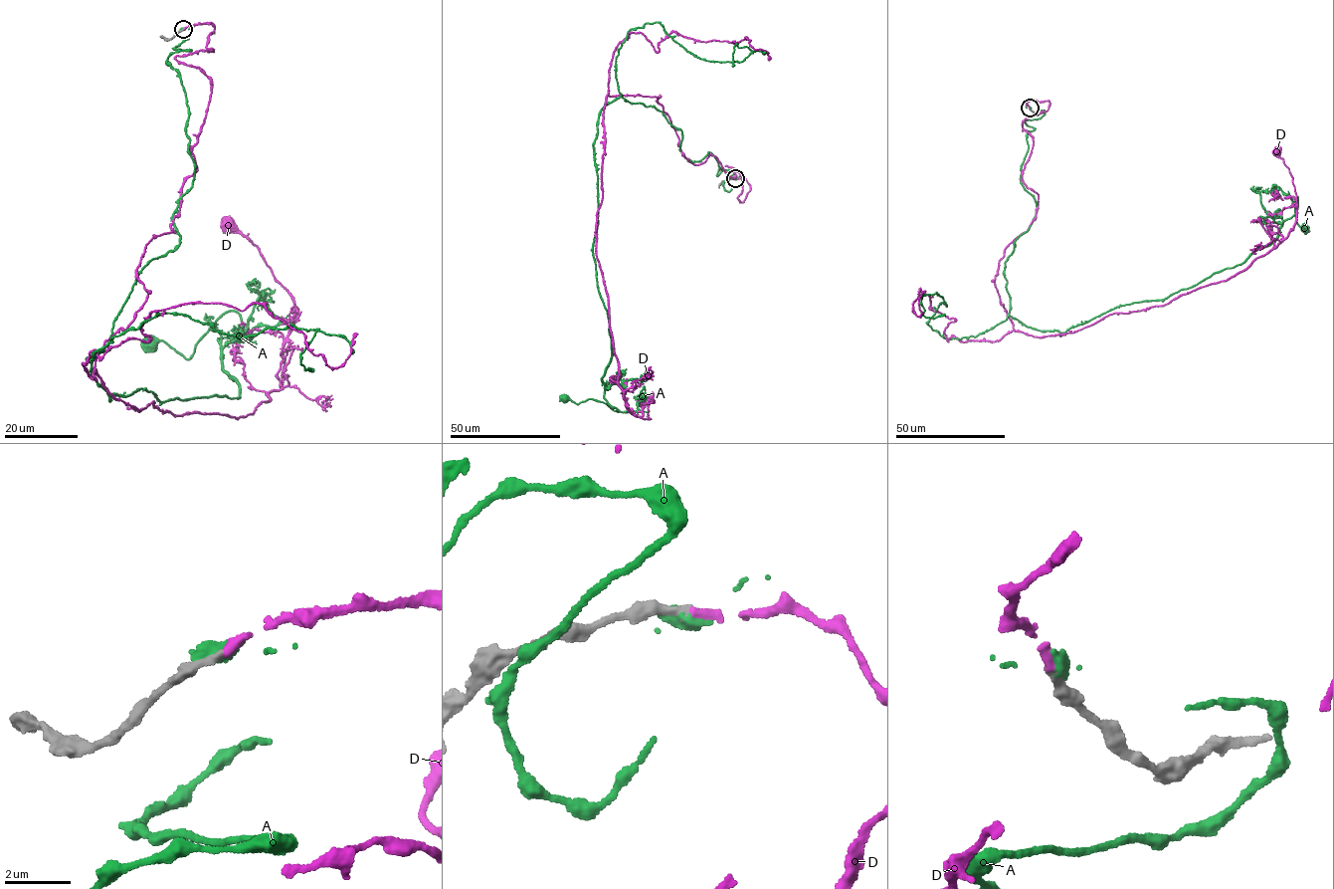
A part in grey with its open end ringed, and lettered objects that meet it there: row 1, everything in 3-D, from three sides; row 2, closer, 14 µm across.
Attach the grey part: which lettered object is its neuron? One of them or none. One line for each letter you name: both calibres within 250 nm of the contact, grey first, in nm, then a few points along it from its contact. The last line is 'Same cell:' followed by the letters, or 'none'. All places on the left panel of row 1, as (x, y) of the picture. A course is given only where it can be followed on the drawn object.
D: 260 nm thick on the grey side, 300 nm on the other; it runs (184, 28), (197, 166), (94, 371), (138, 411), (280, 389), (291, 294), (227, 224)
Same cell: D

